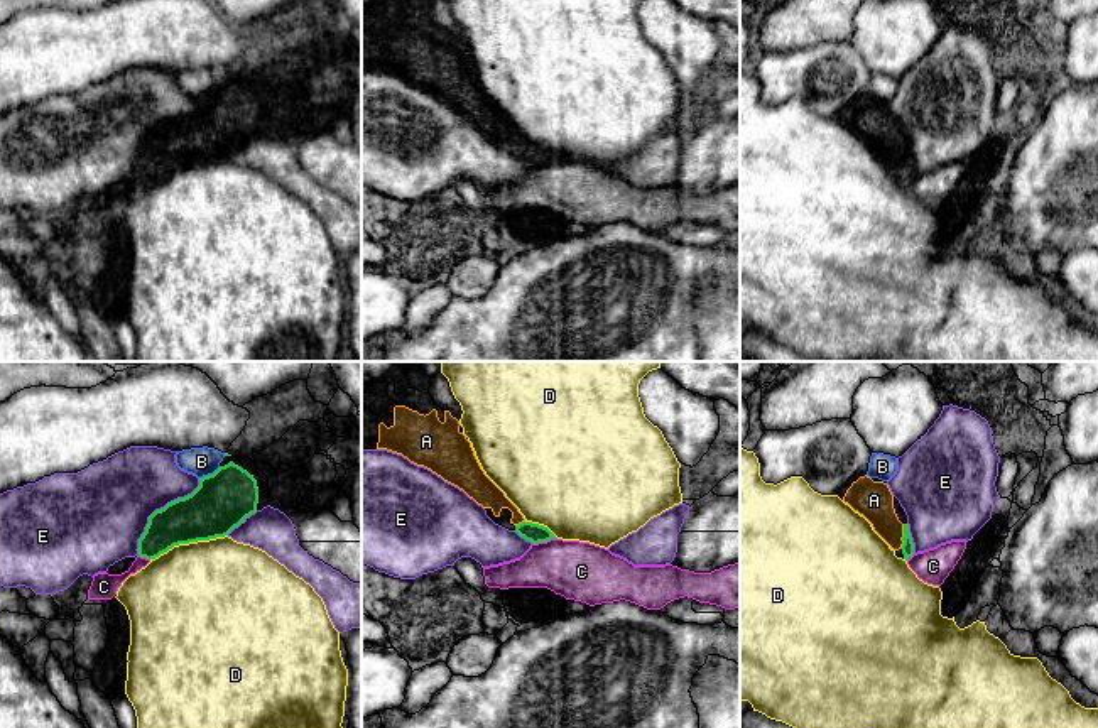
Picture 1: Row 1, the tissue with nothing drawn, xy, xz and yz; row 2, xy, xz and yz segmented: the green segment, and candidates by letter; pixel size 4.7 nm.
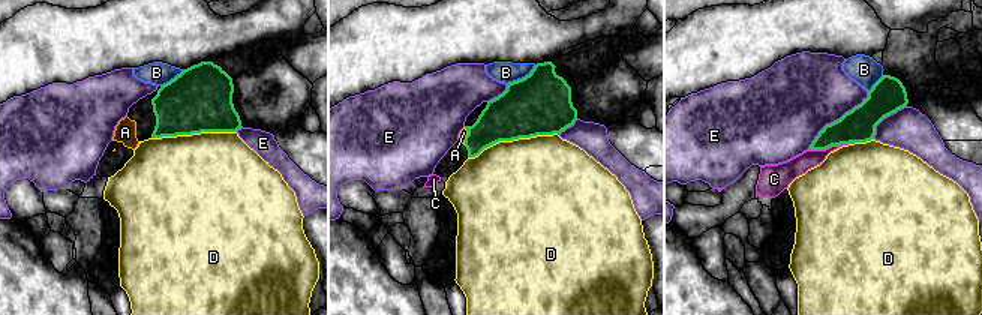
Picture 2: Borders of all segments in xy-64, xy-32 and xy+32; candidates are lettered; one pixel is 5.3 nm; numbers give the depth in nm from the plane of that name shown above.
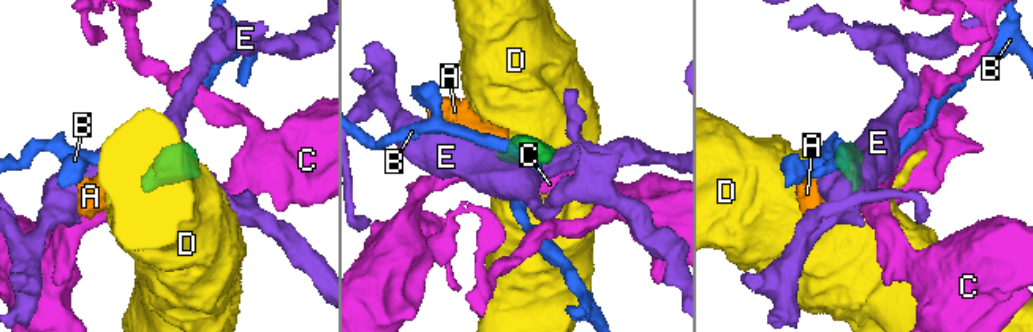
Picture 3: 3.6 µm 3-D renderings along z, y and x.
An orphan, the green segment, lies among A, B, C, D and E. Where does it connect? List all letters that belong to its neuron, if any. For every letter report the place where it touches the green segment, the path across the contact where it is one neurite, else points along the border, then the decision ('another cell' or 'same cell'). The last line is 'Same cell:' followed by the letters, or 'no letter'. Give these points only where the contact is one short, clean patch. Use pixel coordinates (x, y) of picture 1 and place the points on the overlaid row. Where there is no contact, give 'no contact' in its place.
A: meets green in yz at (904, 536); same cell
B: meets green in xy at (210, 475); border along xy (220, 467), (200, 478); another cell
C: meets green in xz at (544, 541); border along xz (556, 537), (532, 544); another cell
D: meets green in xy at (188, 543); another cell
E: meets green in xy at (157, 510); another cell
Same cell: A

